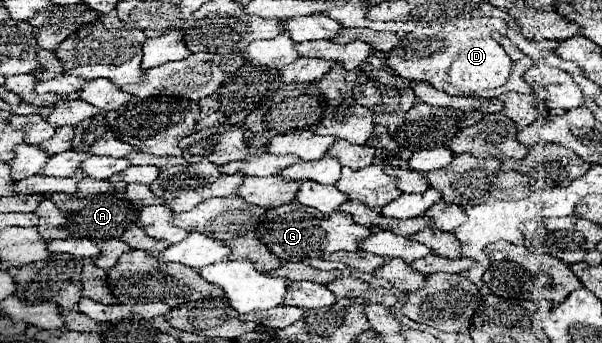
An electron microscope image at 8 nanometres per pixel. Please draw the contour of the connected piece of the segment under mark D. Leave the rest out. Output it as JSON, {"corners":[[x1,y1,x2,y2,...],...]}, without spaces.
{"corners":[[453,18,439,26,419,26,405,34,389,56,393,56,391,68,401,78,425,80,451,96,499,98,507,92,533,92,523,78,531,58,509,40,507,22,499,18]]}

